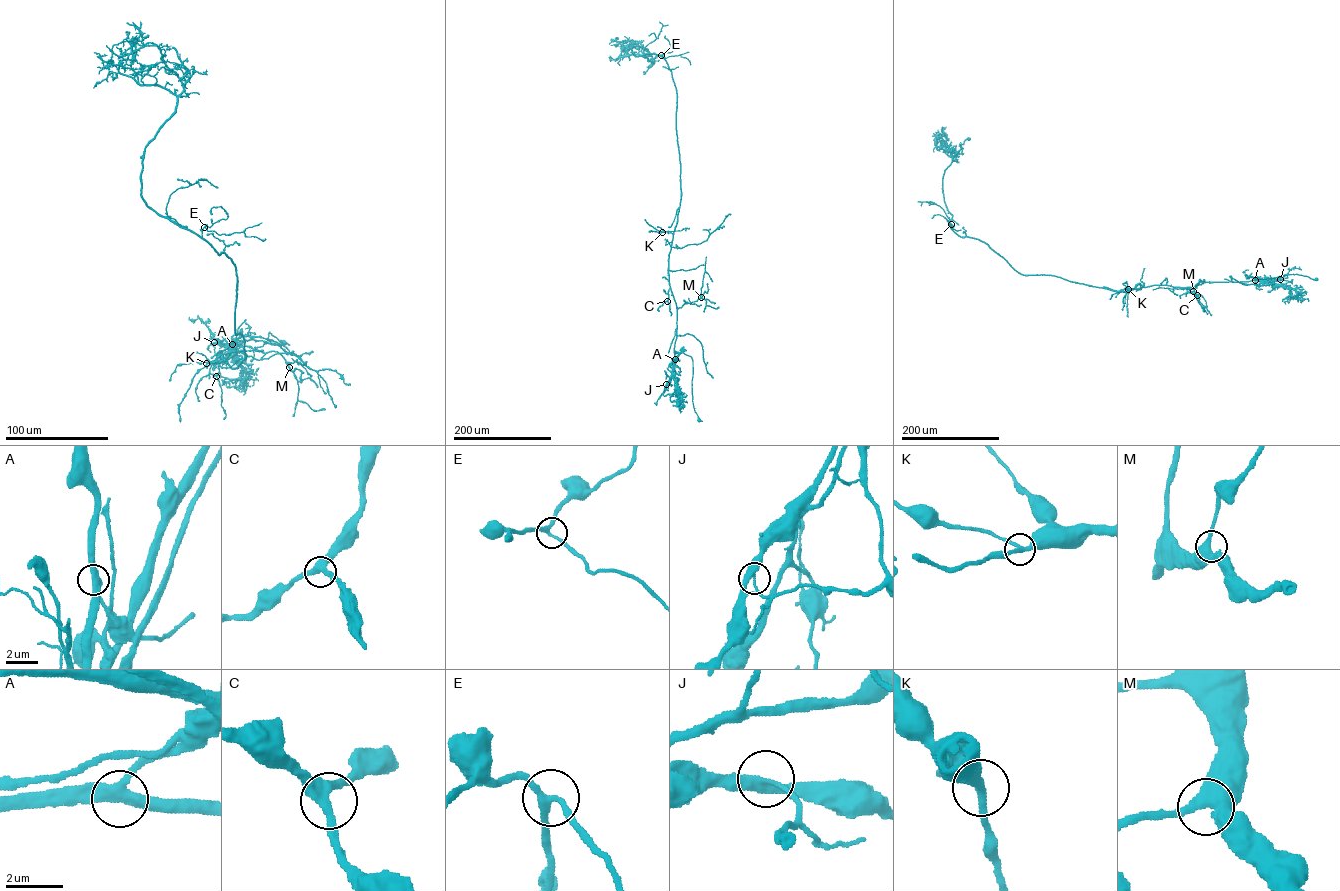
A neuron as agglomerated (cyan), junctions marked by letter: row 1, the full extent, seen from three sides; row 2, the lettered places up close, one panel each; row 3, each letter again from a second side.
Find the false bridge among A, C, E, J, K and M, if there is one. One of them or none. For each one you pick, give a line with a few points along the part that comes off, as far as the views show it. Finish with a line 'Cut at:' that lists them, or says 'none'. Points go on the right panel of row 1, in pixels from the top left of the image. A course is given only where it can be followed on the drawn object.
J: (1280, 279), (1271, 282), (1248, 276), (1265, 278), (1297, 274), (1317, 280)
Cut at: J

